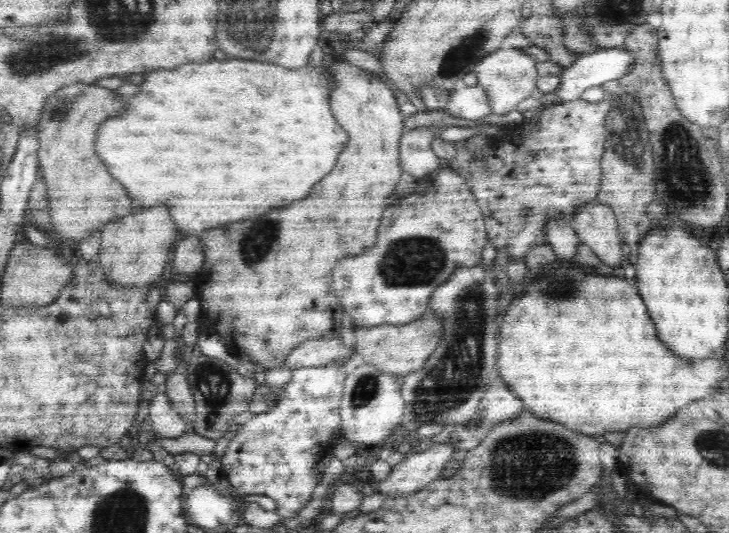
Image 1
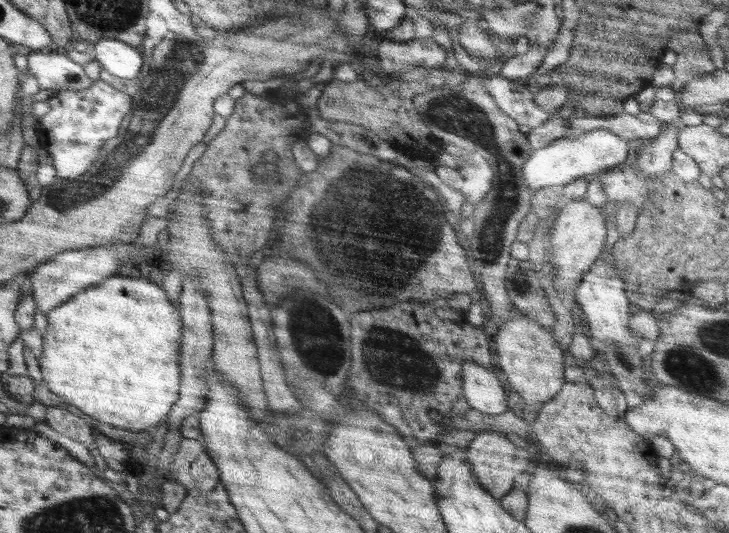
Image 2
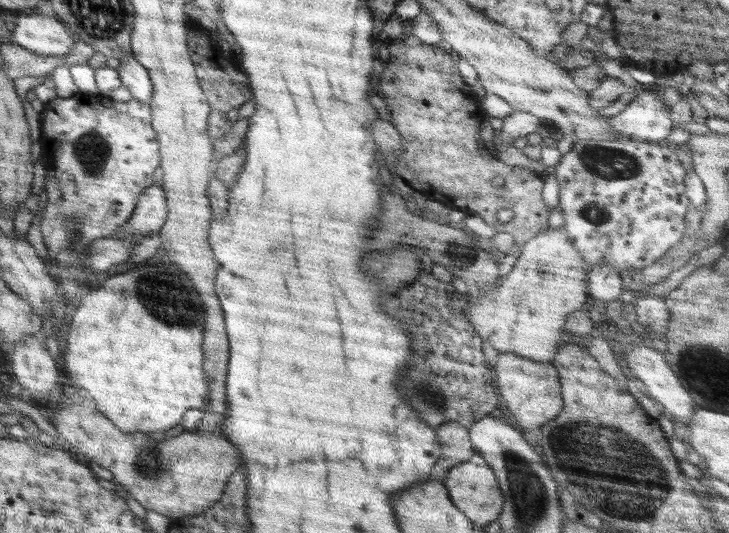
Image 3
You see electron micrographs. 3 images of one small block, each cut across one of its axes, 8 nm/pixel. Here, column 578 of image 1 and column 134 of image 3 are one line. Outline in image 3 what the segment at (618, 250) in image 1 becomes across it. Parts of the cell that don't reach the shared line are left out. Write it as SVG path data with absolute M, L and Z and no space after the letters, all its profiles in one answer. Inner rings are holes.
M159 182L146 188L140 194L132 216L124 225L118 227L115 234L121 236L135 236L135 238L149 237L151 233L158 233L167 217L165 190Z

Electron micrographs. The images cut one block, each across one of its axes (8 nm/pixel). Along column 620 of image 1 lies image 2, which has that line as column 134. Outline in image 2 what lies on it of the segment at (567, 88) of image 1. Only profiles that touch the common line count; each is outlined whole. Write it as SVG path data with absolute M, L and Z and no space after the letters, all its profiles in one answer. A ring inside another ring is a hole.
M102 38L92 47L101 66L118 78L141 77L147 67L141 52L120 40Z

